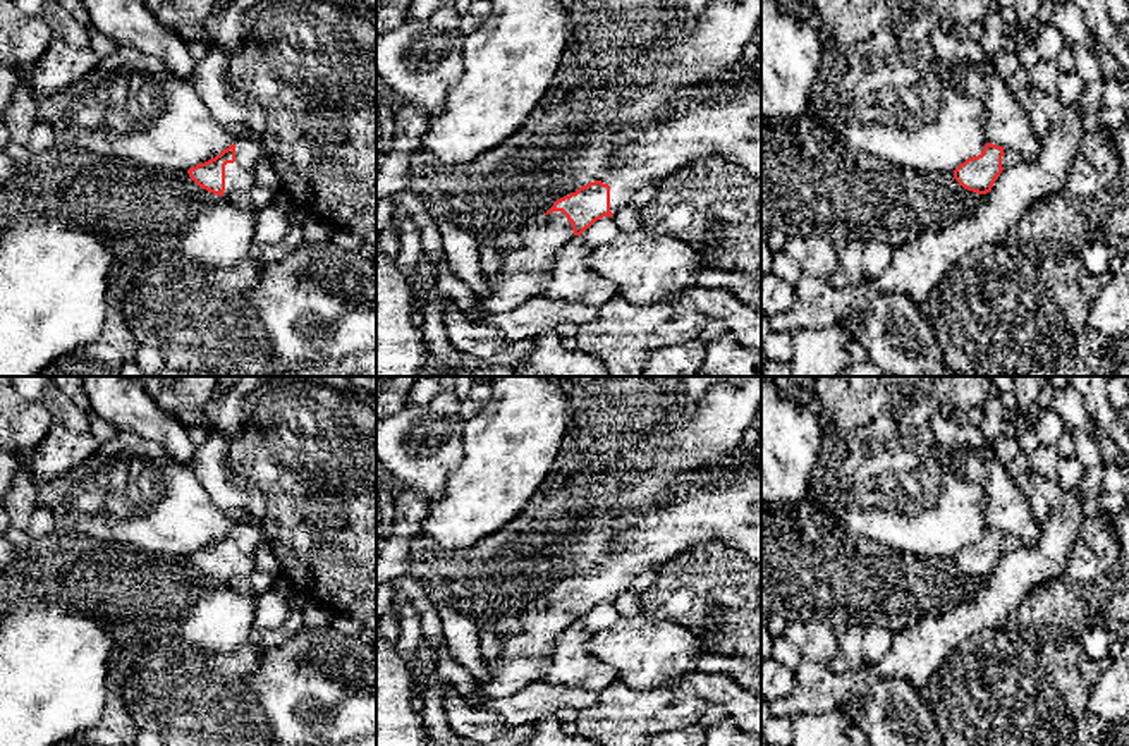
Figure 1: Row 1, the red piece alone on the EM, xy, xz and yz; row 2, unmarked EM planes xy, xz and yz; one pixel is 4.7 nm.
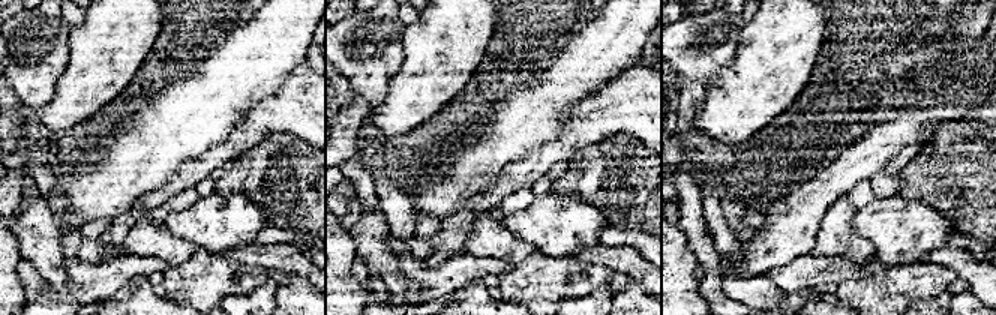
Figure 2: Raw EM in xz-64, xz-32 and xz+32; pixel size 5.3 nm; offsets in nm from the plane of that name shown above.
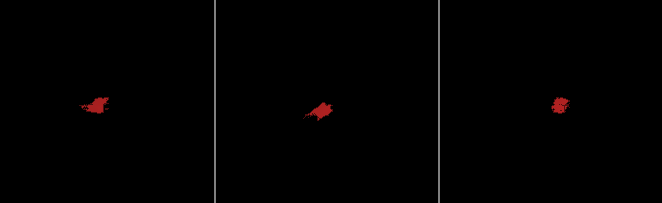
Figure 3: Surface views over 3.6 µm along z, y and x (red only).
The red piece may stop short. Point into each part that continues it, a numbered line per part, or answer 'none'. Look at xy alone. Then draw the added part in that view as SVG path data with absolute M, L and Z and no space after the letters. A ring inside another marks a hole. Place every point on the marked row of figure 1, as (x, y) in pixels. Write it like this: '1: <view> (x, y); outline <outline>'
1: xy (239, 176); outline M239 139L235 141L235 162L225 165L225 191L223 194L234 191L247 193L254 184L254 168L266 156L261 141L256 139Z

